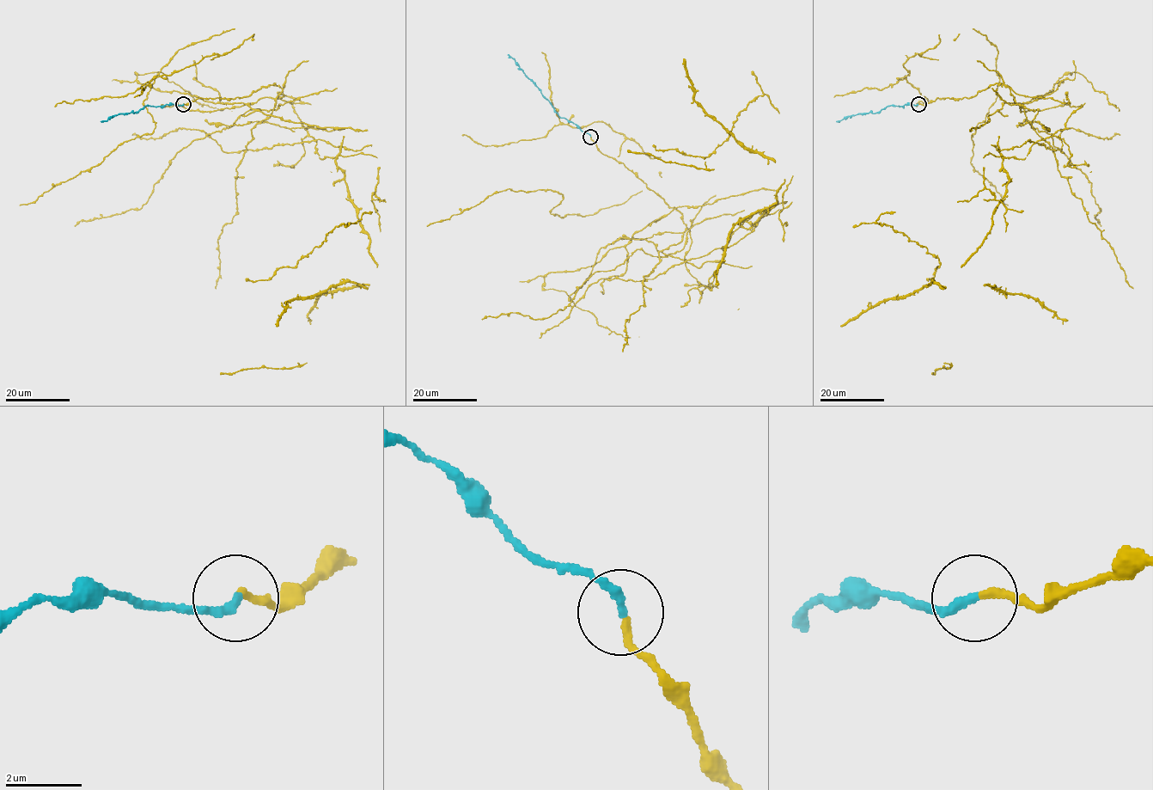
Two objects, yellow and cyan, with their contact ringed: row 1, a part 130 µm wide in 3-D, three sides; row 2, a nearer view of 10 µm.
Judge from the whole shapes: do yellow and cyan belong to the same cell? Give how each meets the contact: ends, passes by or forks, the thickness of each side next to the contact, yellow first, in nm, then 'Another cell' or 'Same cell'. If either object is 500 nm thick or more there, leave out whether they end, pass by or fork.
At the ring yellow ends. At the ring cyan ends. Thickness 200 nm (yellow) against 240 nm. Same cell

